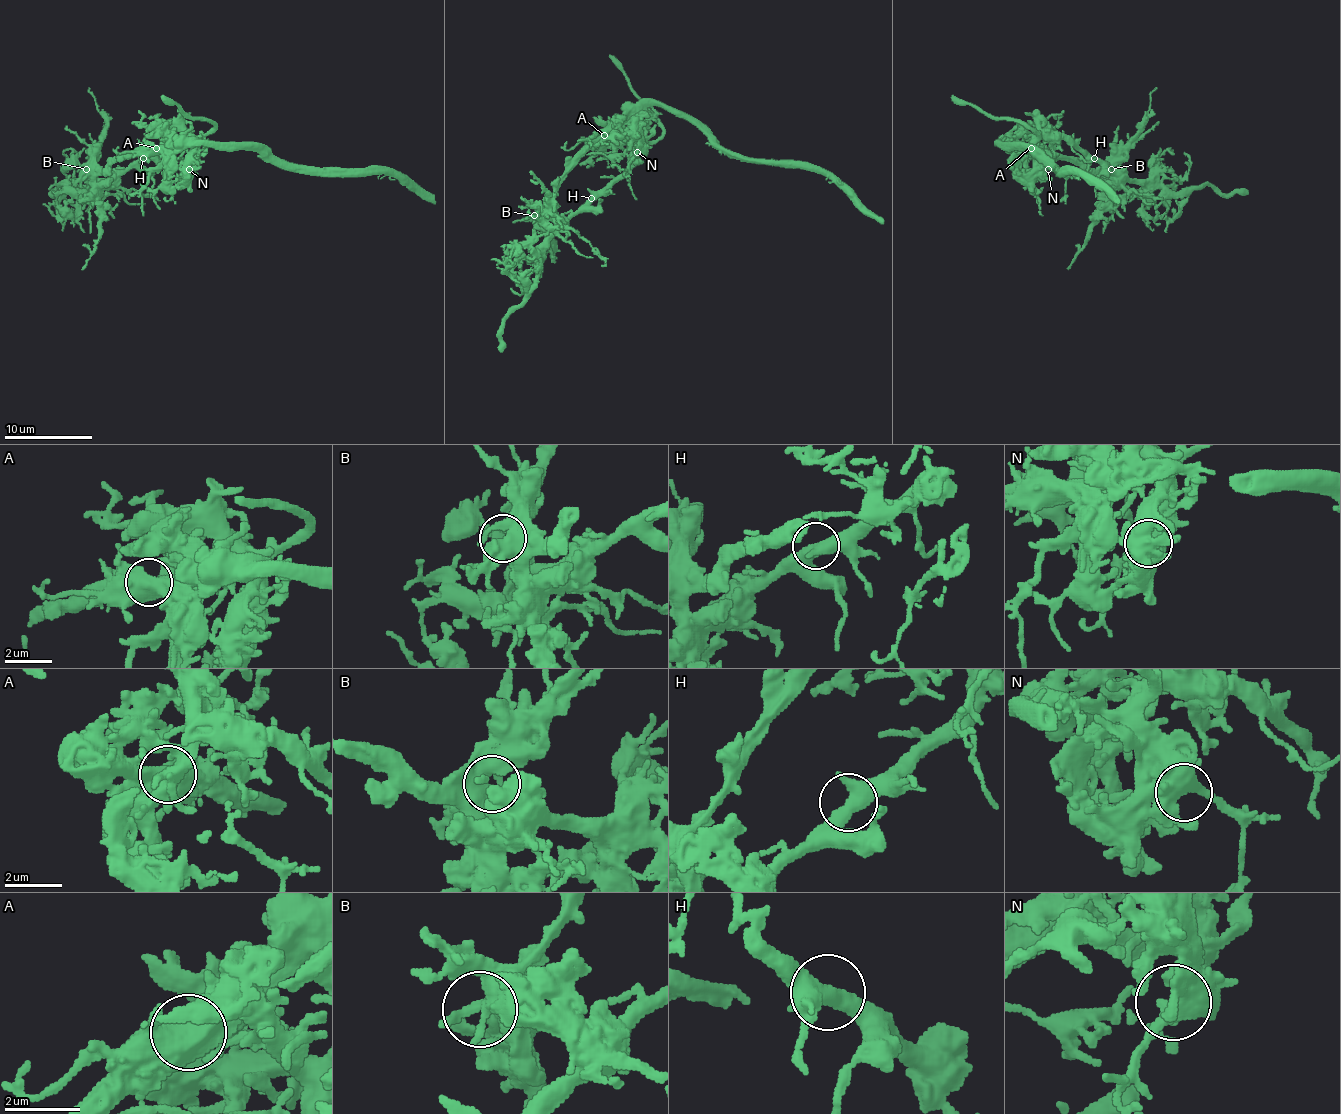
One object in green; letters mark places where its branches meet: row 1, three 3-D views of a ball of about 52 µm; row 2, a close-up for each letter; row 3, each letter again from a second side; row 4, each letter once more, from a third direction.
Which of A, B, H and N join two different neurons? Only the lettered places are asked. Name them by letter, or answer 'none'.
A

